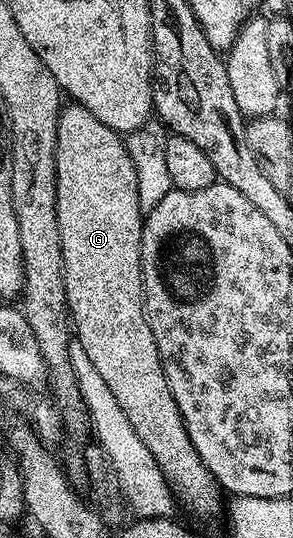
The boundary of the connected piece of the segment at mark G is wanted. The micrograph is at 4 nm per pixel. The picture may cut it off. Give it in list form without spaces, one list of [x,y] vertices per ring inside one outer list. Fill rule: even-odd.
[[[80,105],[69,106],[66,106],[57,117],[55,169],[57,170],[57,220],[59,221],[59,233],[63,245],[63,265],[65,266],[63,277],[65,278],[71,327],[75,332],[75,341],[79,345],[83,345],[83,349],[87,352],[87,358],[95,364],[96,371],[103,376],[103,382],[111,388],[111,393],[115,393],[115,401],[119,401],[119,409],[123,409],[127,421],[131,421],[139,441],[143,441],[143,445],[147,445],[147,449],[155,457],[167,485],[173,490],[173,498],[179,504],[180,510],[182,507],[183,510],[201,517],[217,515],[220,511],[222,514],[222,489],[215,481],[213,474],[207,469],[207,465],[203,465],[203,461],[199,461],[199,453],[195,453],[195,445],[191,445],[191,437],[187,433],[185,422],[179,413],[179,405],[167,385],[167,377],[163,373],[159,349],[155,345],[155,337],[151,337],[151,325],[147,325],[145,288],[141,285],[141,224],[143,222],[143,212],[139,205],[139,185],[135,181],[135,165],[131,165],[129,150],[125,148],[125,139],[118,132],[113,131],[107,125],[103,125],[103,121],[99,121],[99,117],[95,117],[87,108]]]

